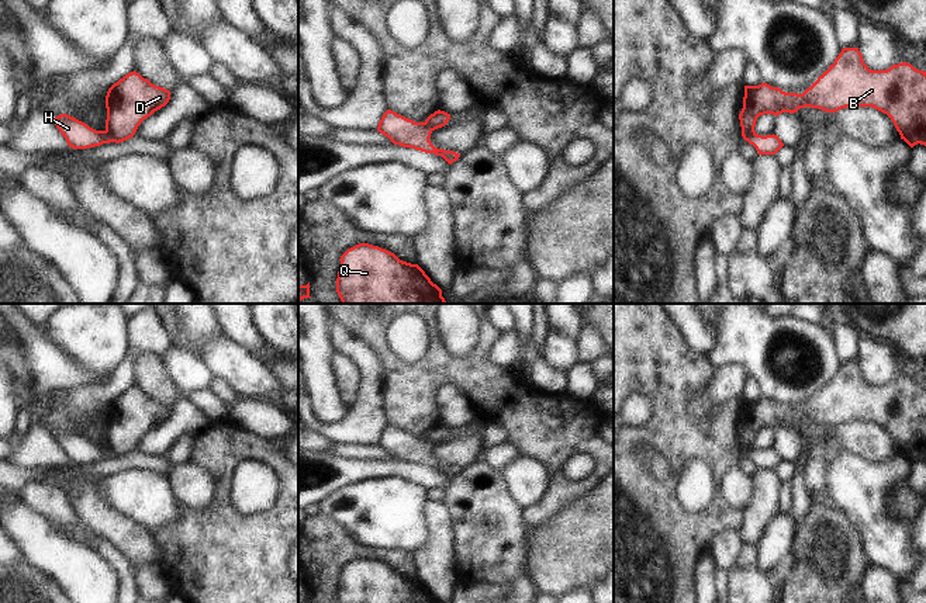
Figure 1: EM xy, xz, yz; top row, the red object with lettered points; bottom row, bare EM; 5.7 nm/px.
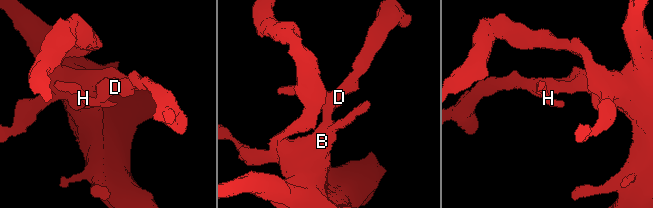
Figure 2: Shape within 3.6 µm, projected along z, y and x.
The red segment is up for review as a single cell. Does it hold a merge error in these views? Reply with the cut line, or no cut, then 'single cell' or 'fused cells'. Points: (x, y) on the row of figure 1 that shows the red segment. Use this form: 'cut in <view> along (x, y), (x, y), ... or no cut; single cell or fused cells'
cut in xy along (106, 130), (114, 141); fused cells

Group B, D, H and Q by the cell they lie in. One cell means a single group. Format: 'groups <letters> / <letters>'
groups B D Q / H

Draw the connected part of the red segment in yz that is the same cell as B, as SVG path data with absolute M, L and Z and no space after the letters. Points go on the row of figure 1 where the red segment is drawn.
M843 48L835 63L802 94L785 93L767 83L744 86L739 114L744 141L756 134L760 115L797 112L799 108L836 112L847 107L873 107L887 114L911 148L926 146L926 72L911 63L871 70L858 48Z

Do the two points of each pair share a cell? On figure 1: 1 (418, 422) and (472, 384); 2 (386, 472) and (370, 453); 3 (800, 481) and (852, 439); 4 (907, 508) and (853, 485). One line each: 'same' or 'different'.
1: same
2: different
3: different
4: different

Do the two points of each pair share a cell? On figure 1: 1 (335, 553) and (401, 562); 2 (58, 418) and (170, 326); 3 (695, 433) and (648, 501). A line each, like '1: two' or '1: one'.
1: one
2: two
3: one

